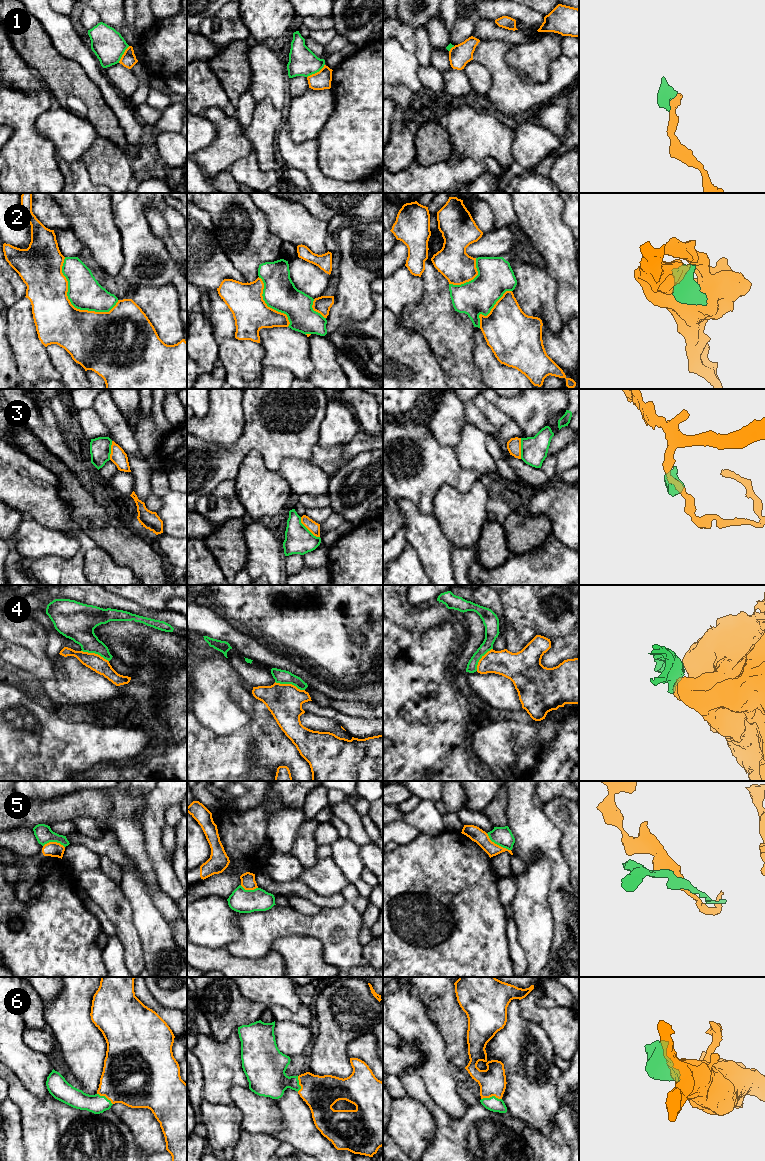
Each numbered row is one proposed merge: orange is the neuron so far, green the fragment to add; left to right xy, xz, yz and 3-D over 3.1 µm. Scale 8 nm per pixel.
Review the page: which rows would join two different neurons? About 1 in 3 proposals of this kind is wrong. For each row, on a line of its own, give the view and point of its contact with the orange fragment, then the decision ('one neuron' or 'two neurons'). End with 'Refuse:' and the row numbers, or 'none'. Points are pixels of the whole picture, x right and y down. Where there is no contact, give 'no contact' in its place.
1: xz (317, 72) | two neurons
2: xy (68, 299) | two neurons
3: xz (308, 529) | two neurons
4: xz (290, 684) | two neurons
5: yz (496, 844) | two neurons
6: yz (491, 1096) | one neuron
Refuse: 1, 2, 3, 4, 5

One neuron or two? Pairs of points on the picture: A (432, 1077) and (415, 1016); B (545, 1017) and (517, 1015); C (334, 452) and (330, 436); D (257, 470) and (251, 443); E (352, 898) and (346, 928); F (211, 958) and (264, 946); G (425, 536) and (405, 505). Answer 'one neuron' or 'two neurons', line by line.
A: one neuron
B: two neurons
C: two neurons
D: two neurons
E: two neurons
F: two neurons
G: one neuron

